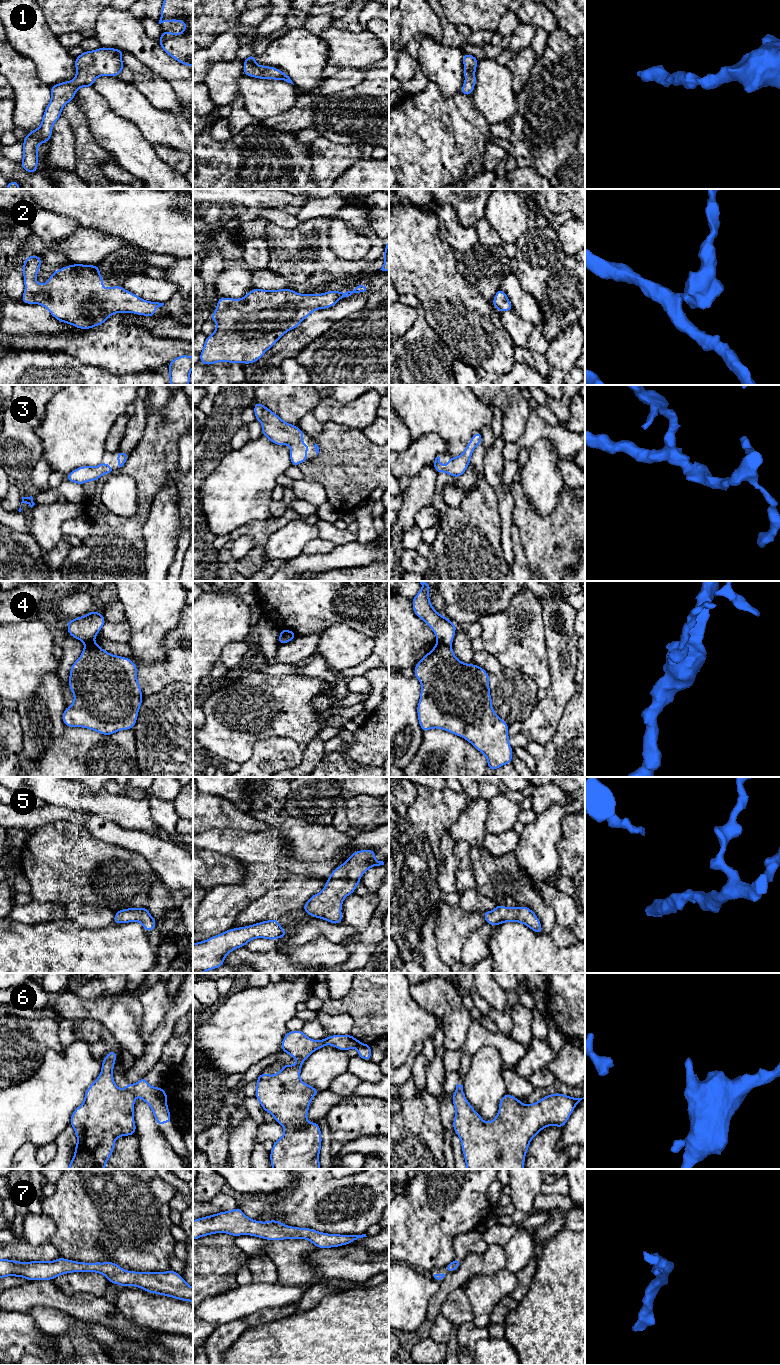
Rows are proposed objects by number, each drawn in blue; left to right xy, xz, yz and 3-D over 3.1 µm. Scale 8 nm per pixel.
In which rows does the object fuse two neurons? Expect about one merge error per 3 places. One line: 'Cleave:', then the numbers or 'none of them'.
Cleave: 4, 6

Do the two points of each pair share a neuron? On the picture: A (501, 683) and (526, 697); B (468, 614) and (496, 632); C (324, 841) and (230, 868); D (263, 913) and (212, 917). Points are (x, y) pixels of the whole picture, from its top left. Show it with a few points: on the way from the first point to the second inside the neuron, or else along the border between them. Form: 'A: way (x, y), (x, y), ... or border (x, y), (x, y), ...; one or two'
A: way (507, 687), (517, 697), (520, 697); one
B: border (500, 611), (494, 614), (485, 614), (478, 621); two
C: border (221, 854), (240, 858), (243, 861); two
D: border (256, 899), (237, 915), (230, 927); two

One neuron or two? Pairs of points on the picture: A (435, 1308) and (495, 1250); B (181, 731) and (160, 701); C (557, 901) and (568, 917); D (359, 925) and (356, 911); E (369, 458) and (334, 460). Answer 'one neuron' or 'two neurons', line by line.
A: one neuron
B: one neuron
C: one neuron
D: one neuron
E: one neuron

